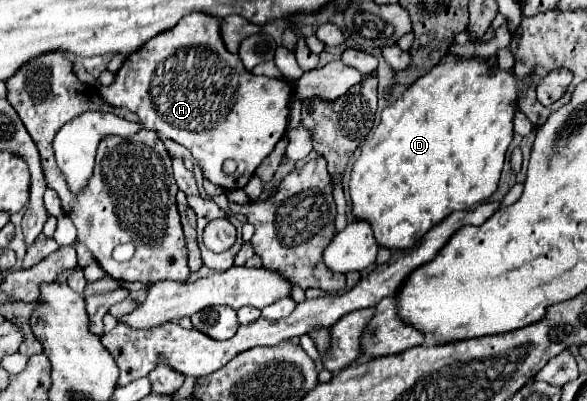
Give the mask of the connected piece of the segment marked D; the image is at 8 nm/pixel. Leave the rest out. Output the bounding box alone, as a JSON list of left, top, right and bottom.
[349,53,535,247]

